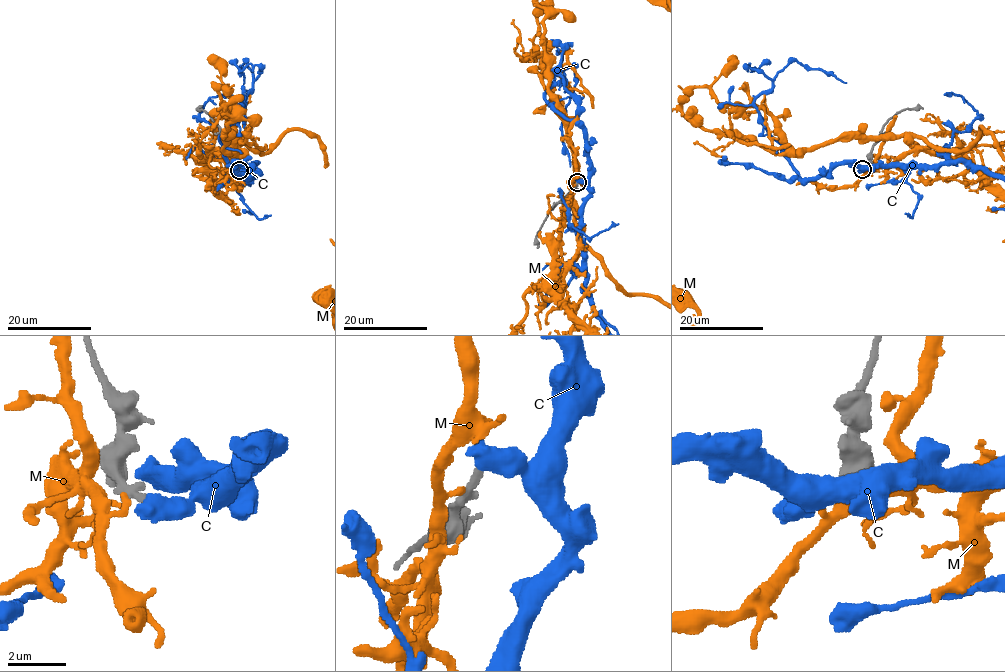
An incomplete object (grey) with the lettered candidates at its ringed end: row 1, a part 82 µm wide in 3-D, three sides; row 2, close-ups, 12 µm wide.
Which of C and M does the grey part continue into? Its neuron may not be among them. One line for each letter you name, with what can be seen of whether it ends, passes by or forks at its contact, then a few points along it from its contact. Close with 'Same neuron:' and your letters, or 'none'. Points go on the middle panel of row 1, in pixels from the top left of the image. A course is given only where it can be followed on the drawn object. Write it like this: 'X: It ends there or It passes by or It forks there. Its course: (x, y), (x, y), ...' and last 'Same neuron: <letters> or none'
C: It ends there
Same neuron: C

